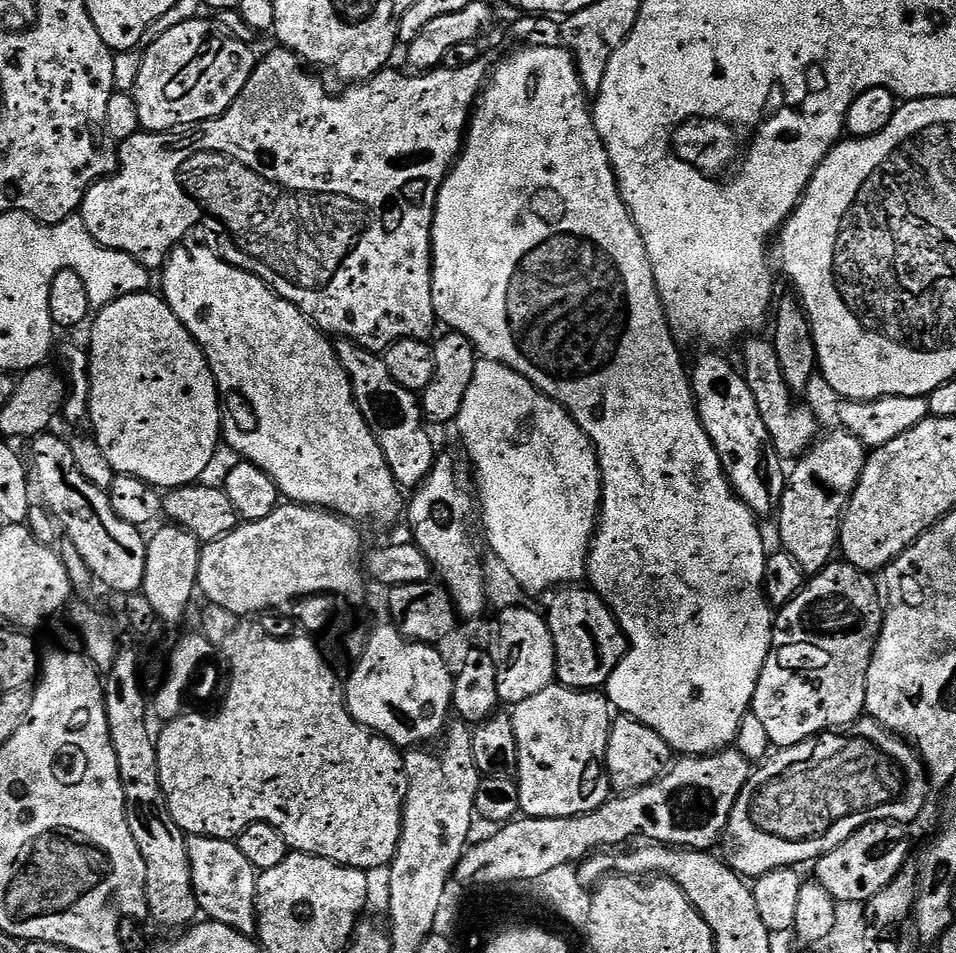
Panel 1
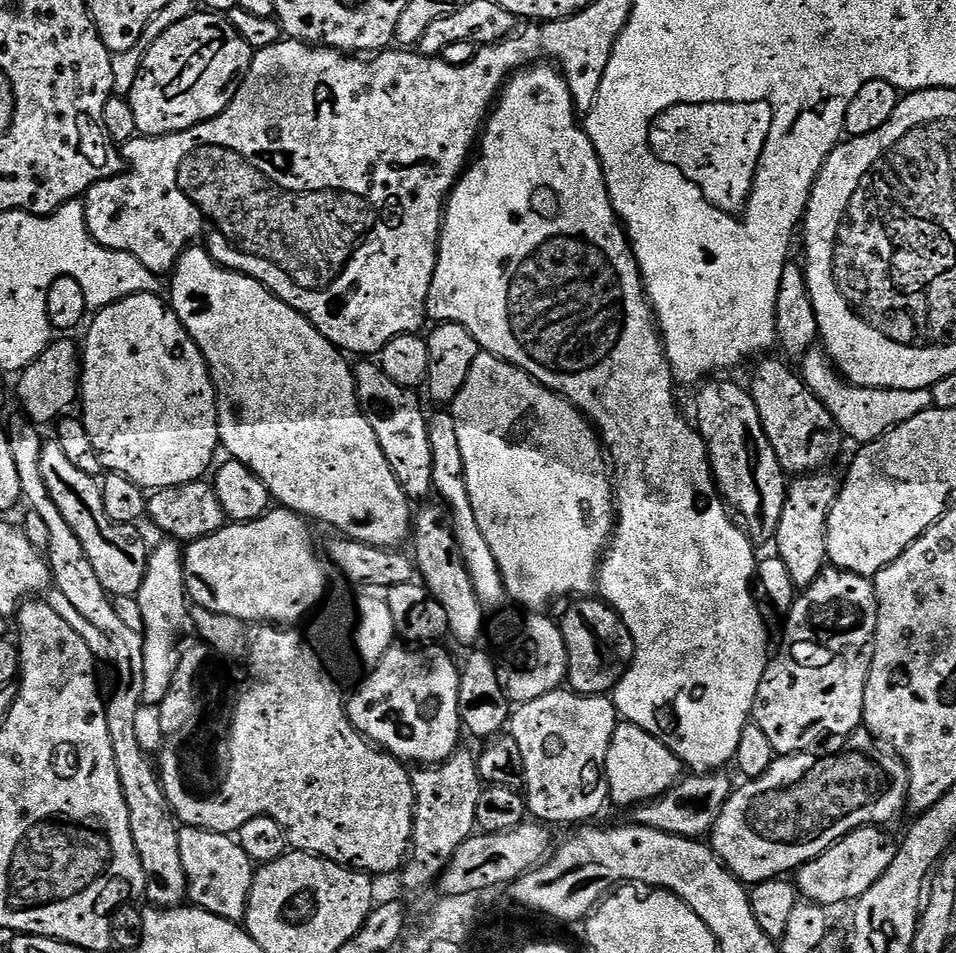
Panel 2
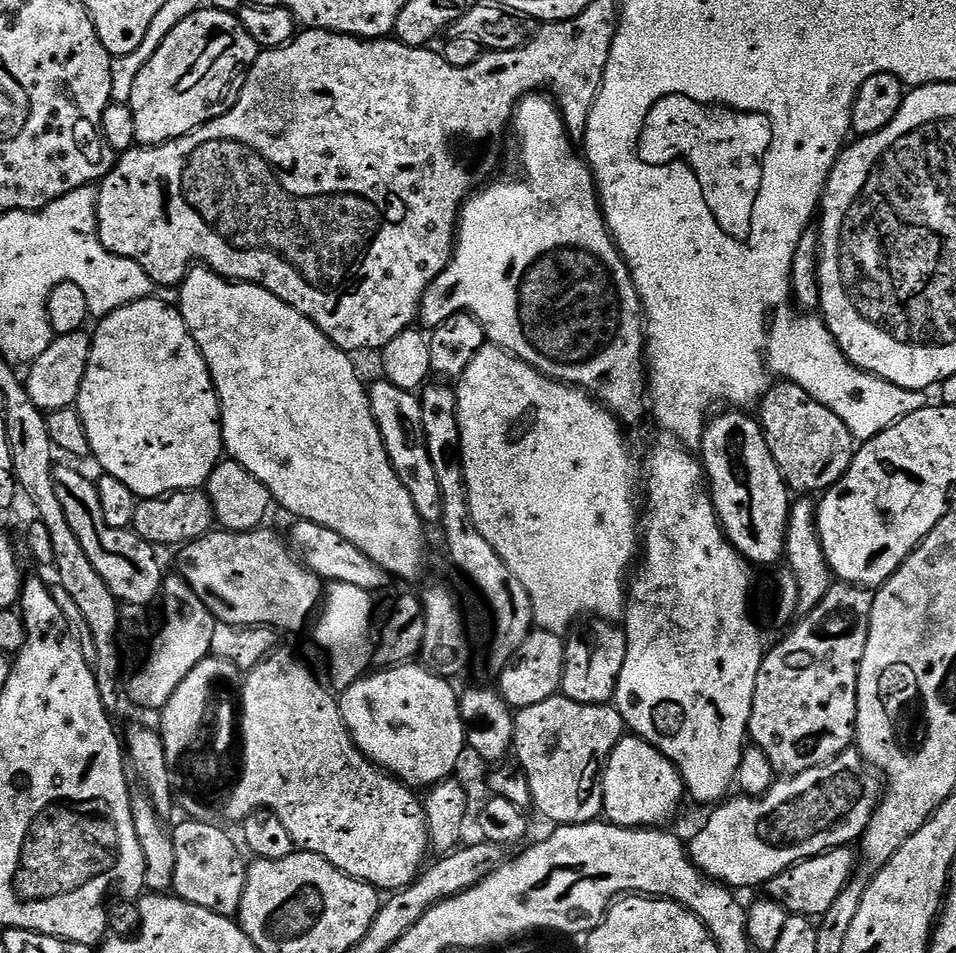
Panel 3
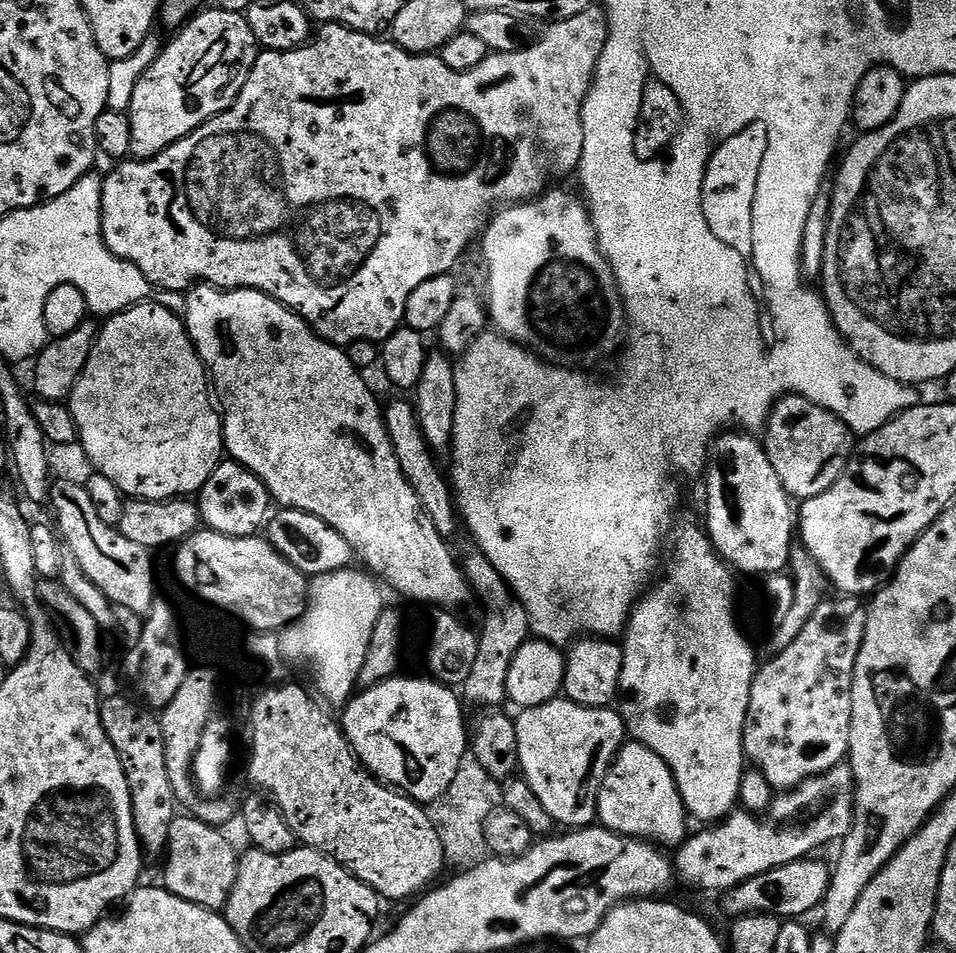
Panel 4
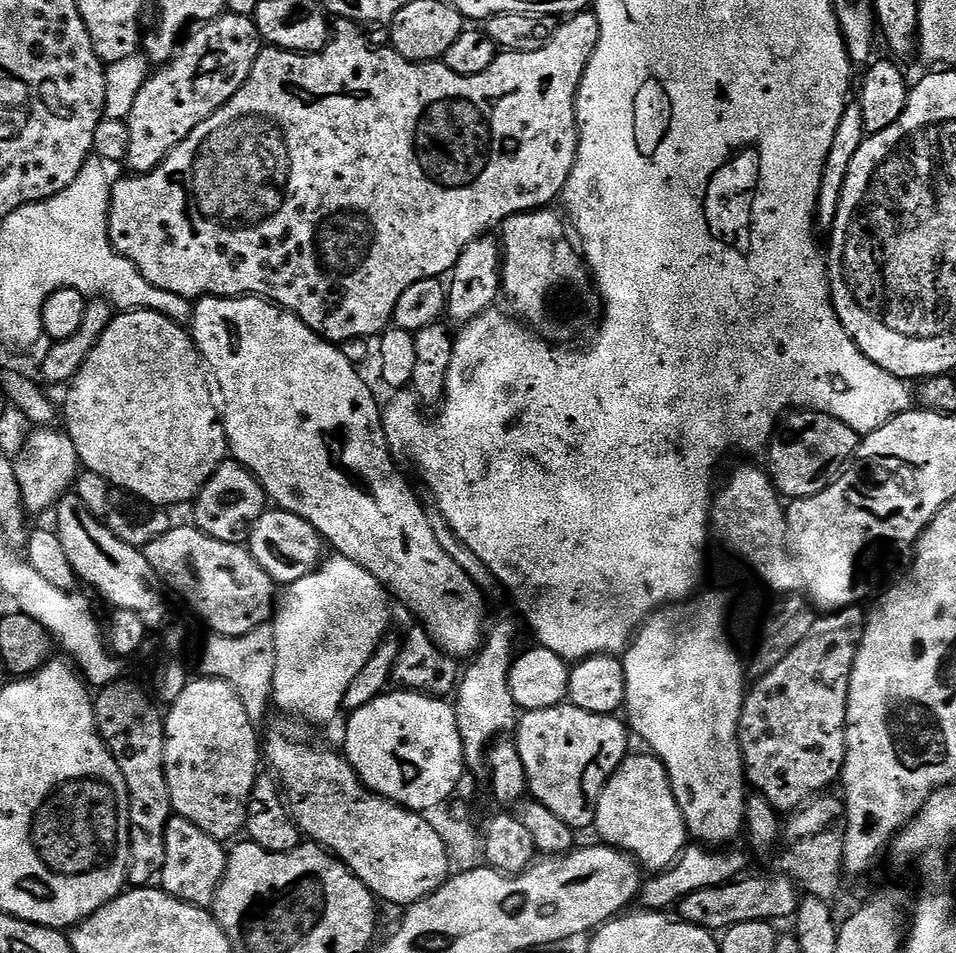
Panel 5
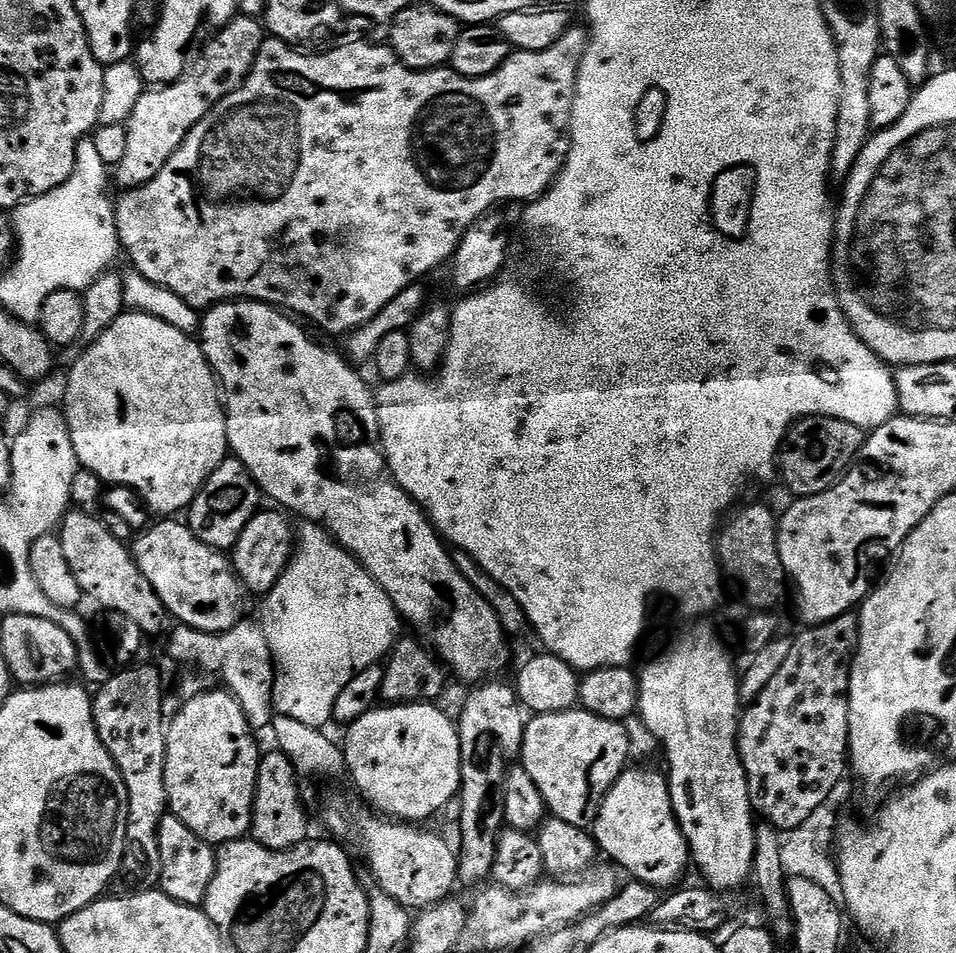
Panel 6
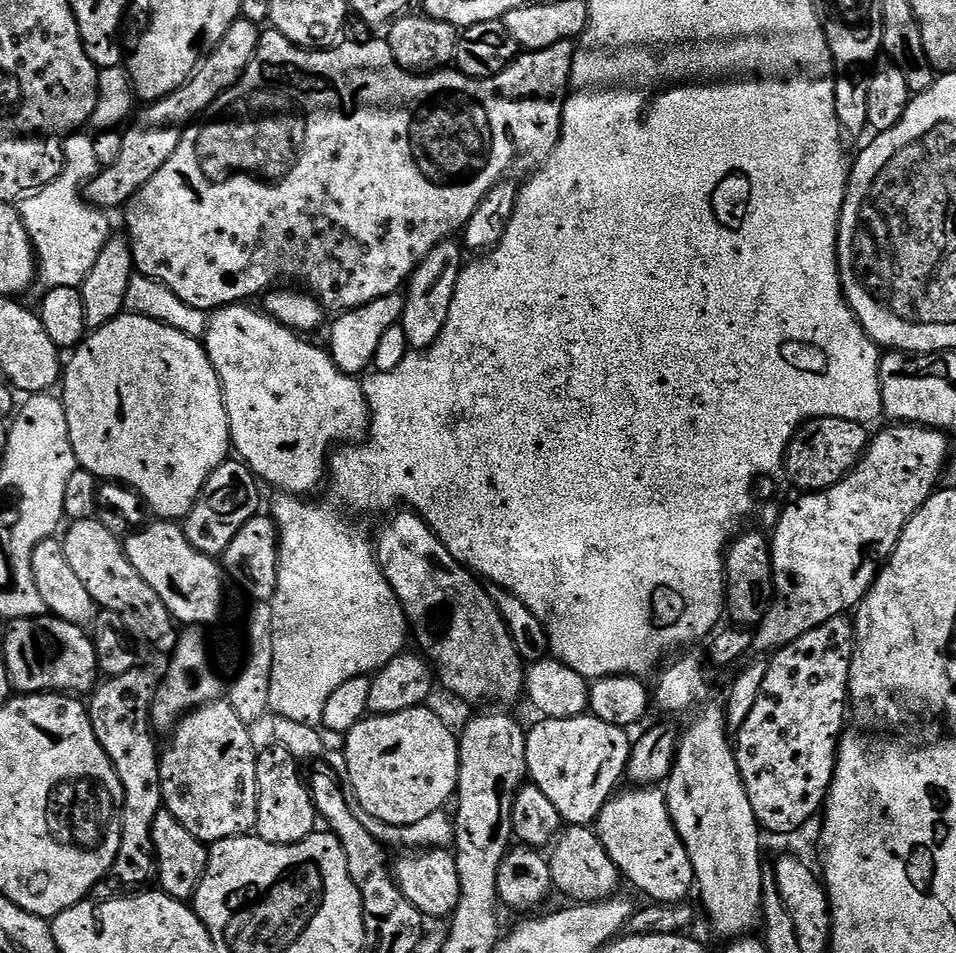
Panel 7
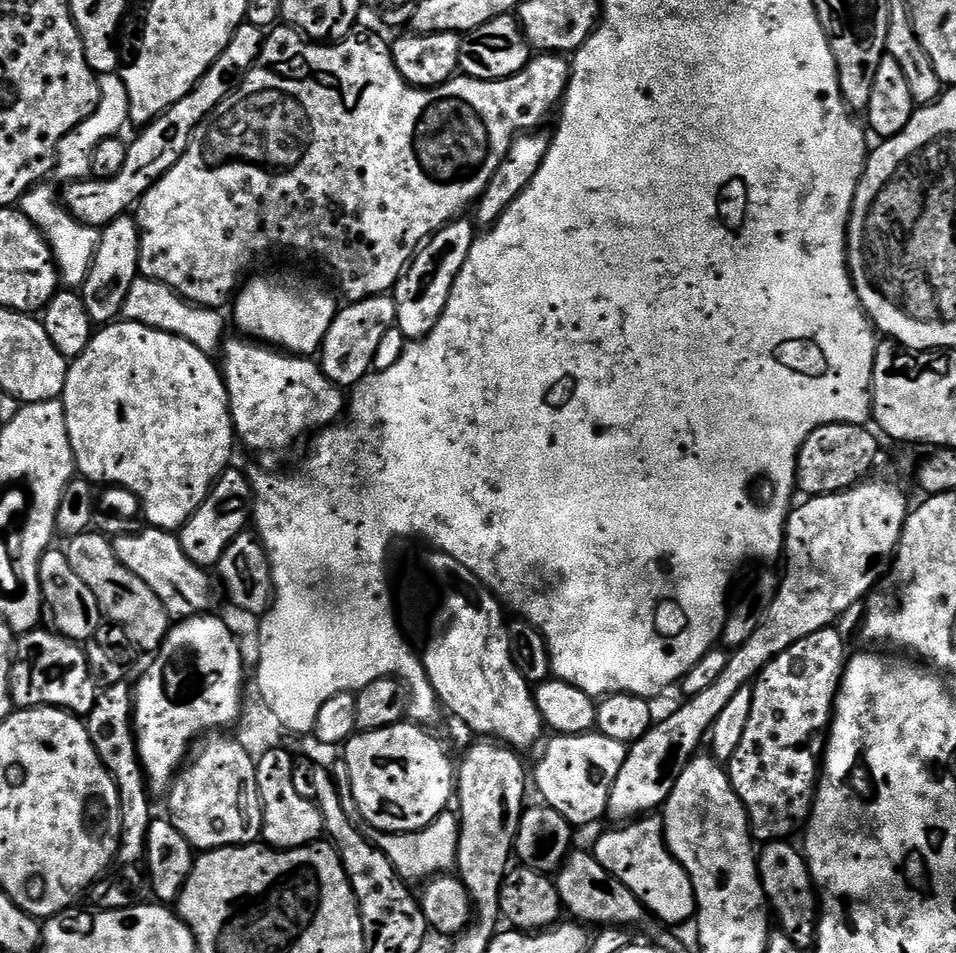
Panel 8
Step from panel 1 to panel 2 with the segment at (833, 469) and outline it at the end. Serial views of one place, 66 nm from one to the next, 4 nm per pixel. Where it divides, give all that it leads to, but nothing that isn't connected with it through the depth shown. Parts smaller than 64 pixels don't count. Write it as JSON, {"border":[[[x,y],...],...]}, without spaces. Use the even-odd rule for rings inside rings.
{"border":[[[801,475],[787,485],[785,506],[774,539],[775,555],[786,562],[788,577],[800,590],[808,588],[820,577],[828,560],[828,519],[840,492],[841,481],[826,475]]]}

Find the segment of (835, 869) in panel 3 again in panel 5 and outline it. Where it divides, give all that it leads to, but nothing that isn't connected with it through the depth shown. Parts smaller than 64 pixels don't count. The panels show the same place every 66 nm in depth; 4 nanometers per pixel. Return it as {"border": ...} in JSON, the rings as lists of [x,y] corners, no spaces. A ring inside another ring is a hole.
{"border":[[[785,874],[747,876],[737,878],[731,884],[719,884],[690,894],[678,905],[679,919],[685,924],[693,924],[704,928],[707,932],[720,934],[742,922],[758,922],[759,920],[777,922],[776,920],[784,920],[787,916],[789,918],[796,916],[802,892],[791,876]]]}

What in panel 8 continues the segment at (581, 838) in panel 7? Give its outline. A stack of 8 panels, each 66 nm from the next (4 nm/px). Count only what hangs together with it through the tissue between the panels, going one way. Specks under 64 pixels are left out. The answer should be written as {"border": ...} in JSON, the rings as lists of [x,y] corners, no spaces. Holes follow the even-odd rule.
{"border":[[[570,851],[555,873],[554,881],[567,915],[585,925],[632,928],[650,920],[650,913],[644,904],[638,902],[638,898],[634,898],[634,894],[626,890],[626,886],[622,886],[622,882],[618,882],[618,878],[614,878],[614,874],[610,874],[610,870],[606,870],[606,866],[602,866],[591,851]]]}

